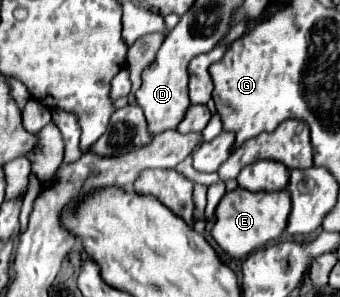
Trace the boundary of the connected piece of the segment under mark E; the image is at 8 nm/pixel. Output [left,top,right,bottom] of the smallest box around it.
[212,187,290,259]

